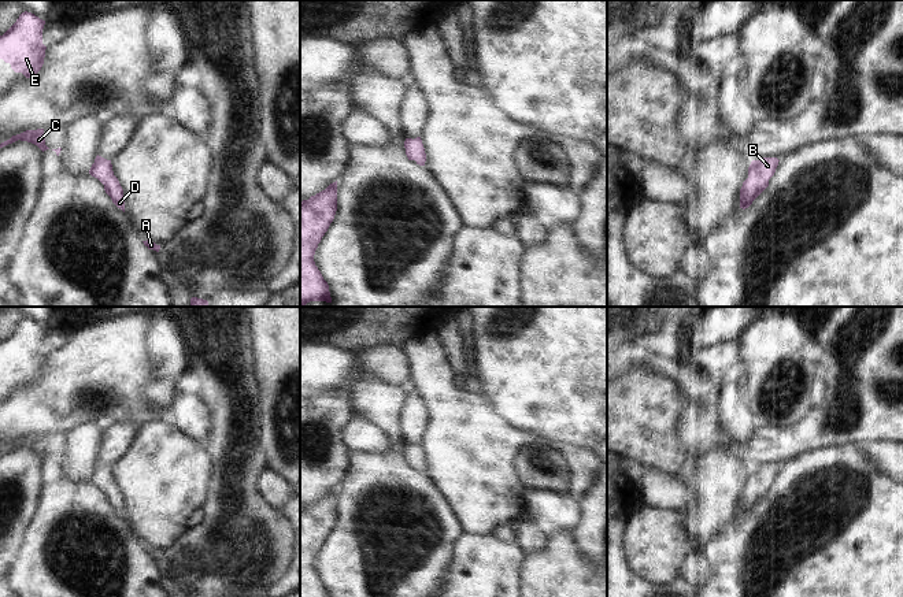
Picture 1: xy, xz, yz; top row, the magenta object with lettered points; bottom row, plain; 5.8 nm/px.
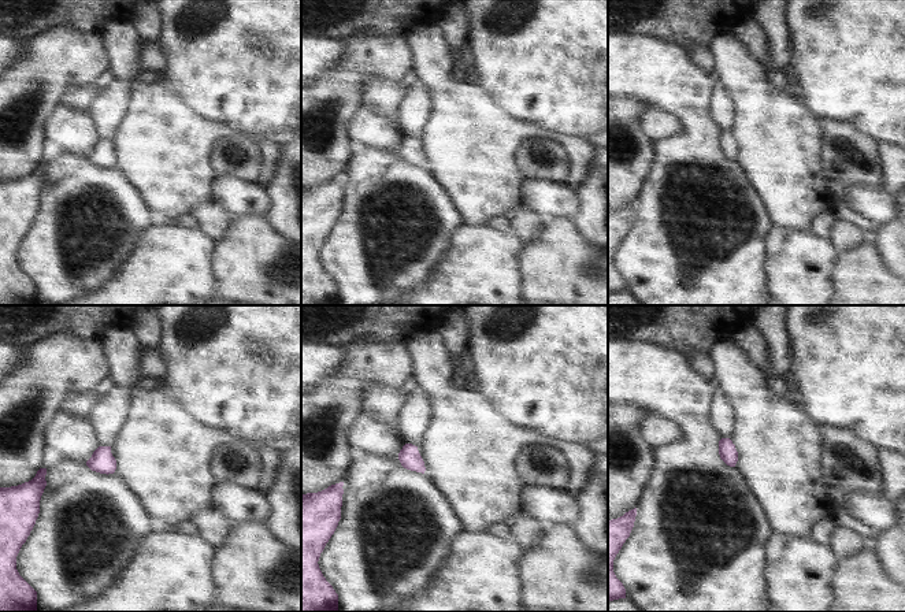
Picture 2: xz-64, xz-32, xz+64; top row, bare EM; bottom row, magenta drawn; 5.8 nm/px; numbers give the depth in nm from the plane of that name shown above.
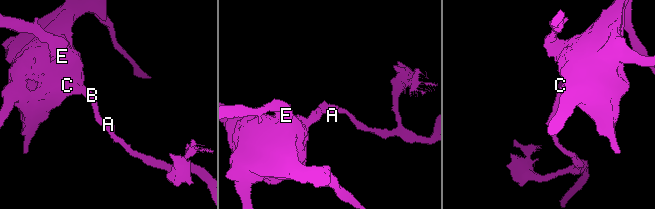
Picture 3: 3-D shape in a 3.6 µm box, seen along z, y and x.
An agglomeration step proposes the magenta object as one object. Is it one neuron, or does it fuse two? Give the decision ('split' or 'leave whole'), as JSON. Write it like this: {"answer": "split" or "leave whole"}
{"answer": "leave whole"}

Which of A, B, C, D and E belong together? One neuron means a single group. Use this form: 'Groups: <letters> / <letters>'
Groups: A B C D E

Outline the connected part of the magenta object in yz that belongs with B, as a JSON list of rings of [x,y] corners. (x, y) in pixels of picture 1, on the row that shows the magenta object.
[[[763,157],[752,160],[748,167],[748,178],[740,189],[740,208],[748,208],[752,201],[769,186],[769,179],[778,166],[777,157]]]

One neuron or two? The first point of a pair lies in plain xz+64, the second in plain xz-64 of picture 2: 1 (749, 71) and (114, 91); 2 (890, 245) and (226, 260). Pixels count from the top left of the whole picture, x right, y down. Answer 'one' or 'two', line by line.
1: two
2: two

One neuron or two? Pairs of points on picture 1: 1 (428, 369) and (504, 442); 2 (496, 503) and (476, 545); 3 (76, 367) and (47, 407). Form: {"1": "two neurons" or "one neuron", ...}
{"1": "one neuron", "2": "two neurons", "3": "one neuron"}

